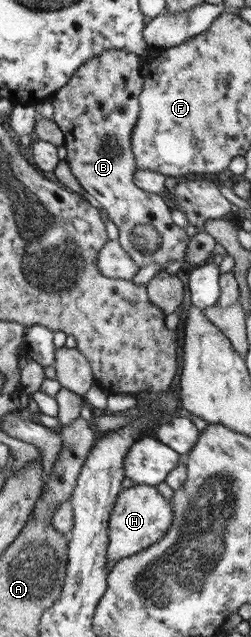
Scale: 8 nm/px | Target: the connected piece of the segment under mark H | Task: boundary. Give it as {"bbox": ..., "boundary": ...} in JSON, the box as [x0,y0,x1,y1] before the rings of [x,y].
{"bbox":[107,485,174,566],"boundary":[[[135,485],[121,490],[109,519],[107,558],[110,566],[159,542],[167,534],[173,519],[174,510],[171,501],[165,500],[165,496],[159,494],[155,486]]]}

